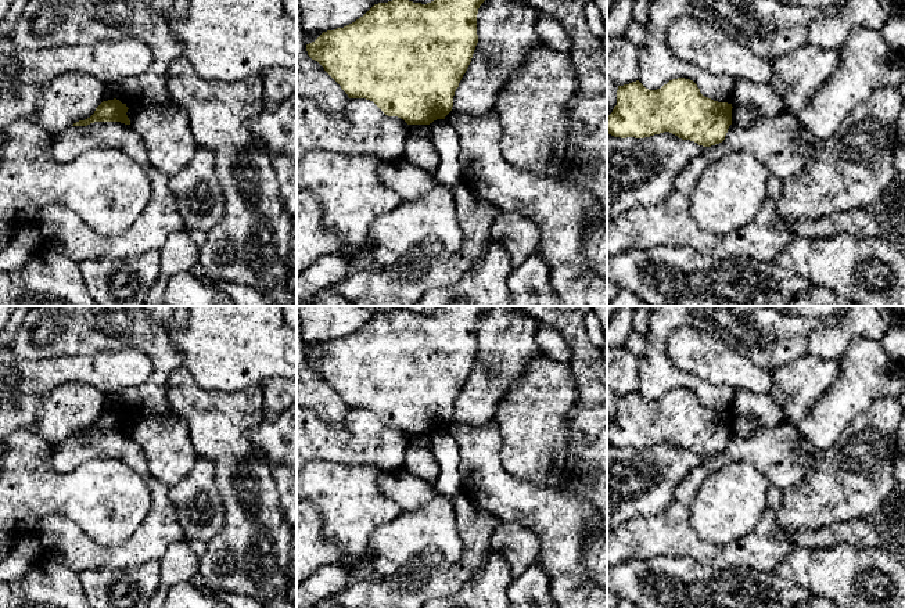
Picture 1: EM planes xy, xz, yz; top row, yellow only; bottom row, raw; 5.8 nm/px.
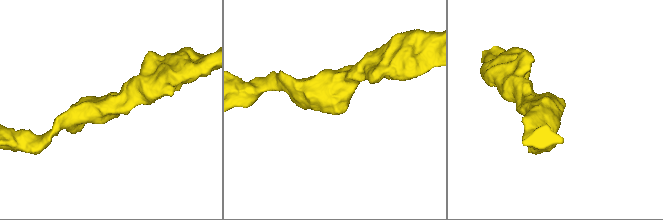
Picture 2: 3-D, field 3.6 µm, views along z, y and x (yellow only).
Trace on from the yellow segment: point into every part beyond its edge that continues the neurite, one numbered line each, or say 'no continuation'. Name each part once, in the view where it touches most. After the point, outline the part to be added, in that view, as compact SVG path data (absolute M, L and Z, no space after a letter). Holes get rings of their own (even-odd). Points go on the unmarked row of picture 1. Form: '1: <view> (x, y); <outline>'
no continuation

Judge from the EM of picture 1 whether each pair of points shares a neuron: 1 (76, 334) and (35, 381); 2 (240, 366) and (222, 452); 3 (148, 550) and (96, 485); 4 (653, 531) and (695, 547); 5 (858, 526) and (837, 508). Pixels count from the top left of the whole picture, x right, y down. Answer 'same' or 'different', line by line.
1: different
2: different
3: different
4: same
5: different

